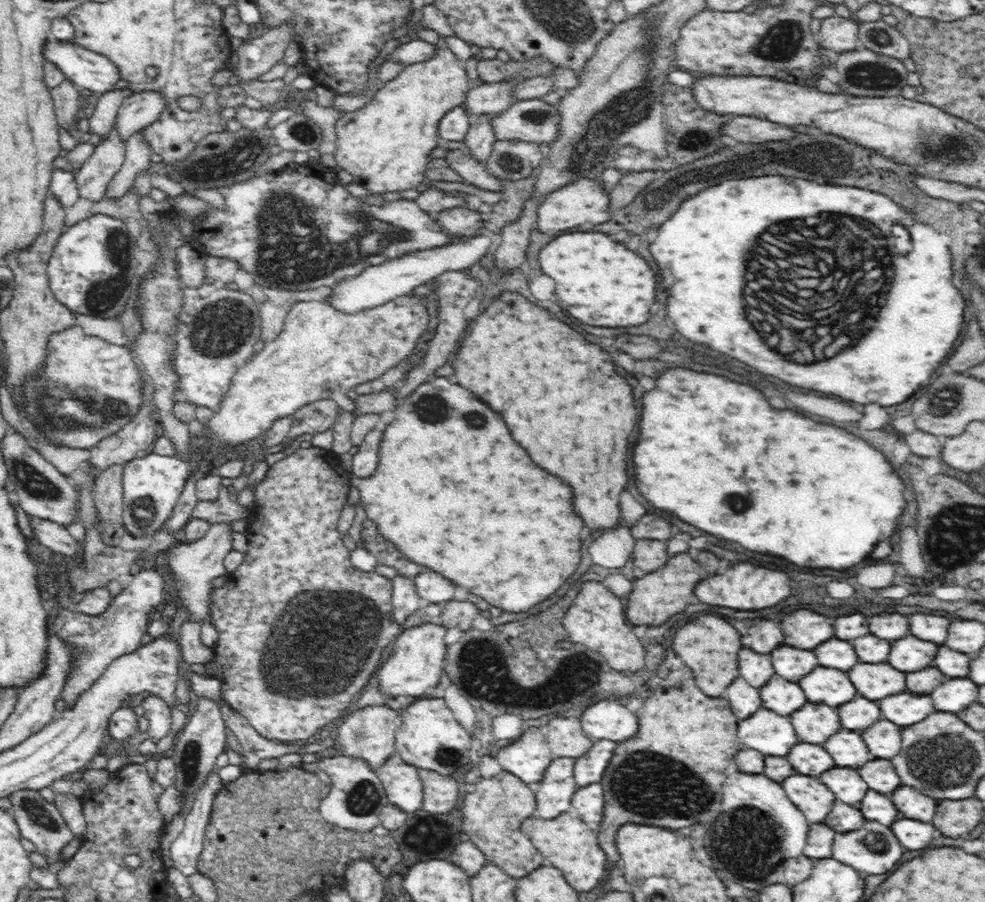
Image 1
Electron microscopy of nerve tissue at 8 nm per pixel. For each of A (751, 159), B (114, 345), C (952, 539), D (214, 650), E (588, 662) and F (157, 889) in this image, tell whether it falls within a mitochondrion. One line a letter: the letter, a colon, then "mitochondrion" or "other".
A: other
B: other
C: mitochondrion
D: other
E: mitochondrion
F: other

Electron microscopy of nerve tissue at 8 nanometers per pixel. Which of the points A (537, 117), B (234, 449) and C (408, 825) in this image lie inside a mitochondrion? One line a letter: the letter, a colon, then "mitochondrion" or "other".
A: mitochondrion
B: other
C: other

